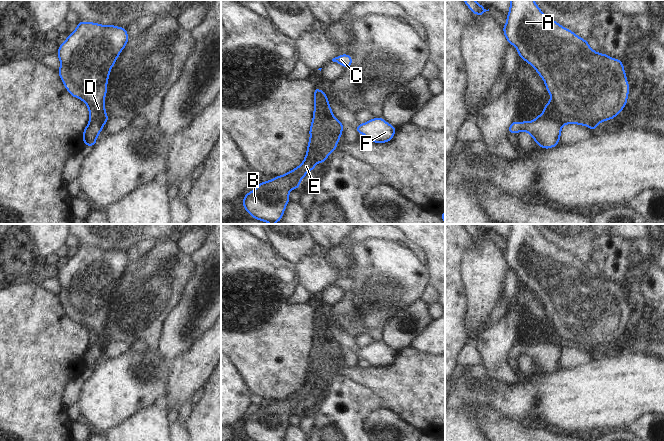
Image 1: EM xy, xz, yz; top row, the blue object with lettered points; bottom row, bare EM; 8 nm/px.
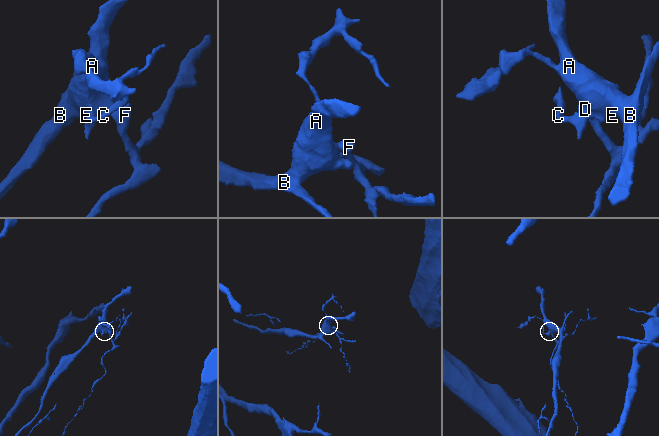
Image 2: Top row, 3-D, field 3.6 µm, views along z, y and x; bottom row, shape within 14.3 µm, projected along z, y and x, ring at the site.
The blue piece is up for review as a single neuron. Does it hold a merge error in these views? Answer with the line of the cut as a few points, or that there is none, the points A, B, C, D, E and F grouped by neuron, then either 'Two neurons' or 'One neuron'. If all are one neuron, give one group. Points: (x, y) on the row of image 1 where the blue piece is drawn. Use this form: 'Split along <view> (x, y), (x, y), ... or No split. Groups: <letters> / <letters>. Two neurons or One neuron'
Split along yz (536, 117), (557, 120), (562, 125). Groups: A B D E F / C. Two neurons.

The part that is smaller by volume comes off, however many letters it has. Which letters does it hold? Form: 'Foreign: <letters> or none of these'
Foreign: C

